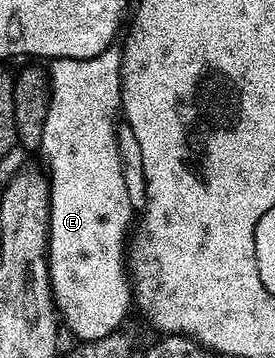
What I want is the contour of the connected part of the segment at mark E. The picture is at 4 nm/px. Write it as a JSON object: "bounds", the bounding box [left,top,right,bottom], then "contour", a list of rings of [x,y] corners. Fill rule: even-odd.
{"bounds":[40,46,134,342],"contour":[[[113,46],[94,58],[62,58],[51,61],[46,68],[52,93],[40,152],[48,159],[48,273],[59,319],[68,323],[80,342],[95,342],[117,331],[128,316],[128,307],[131,309],[134,304],[134,289],[126,271],[126,245],[133,227],[134,209],[126,194],[116,124],[116,116],[118,120],[122,112],[120,54],[121,49]]]}

